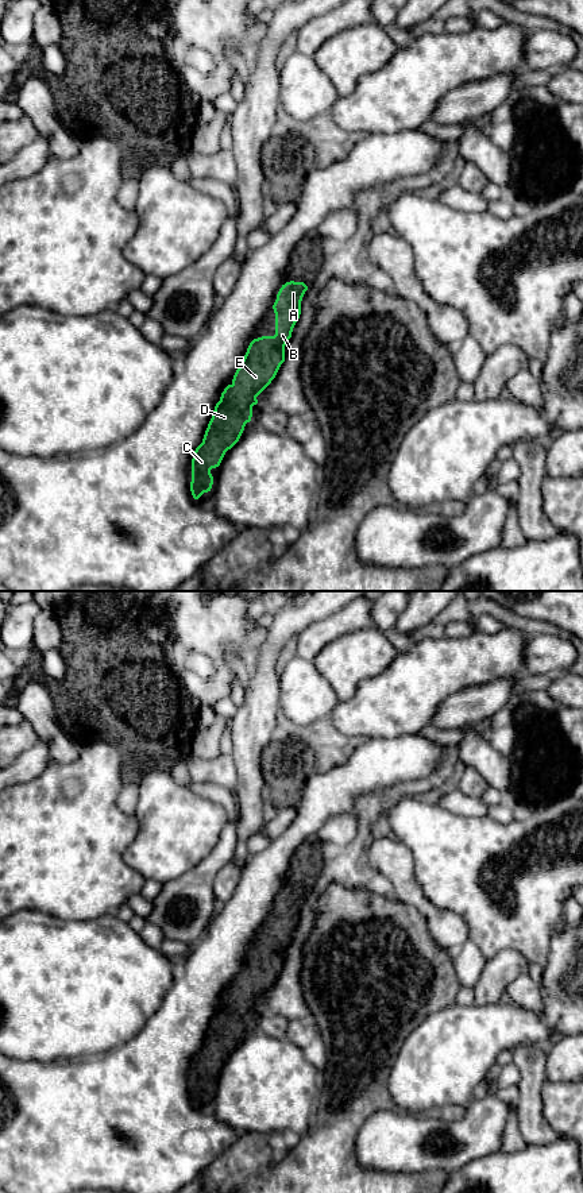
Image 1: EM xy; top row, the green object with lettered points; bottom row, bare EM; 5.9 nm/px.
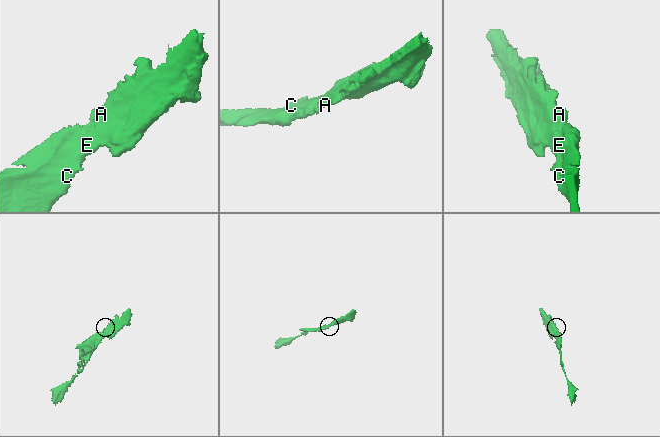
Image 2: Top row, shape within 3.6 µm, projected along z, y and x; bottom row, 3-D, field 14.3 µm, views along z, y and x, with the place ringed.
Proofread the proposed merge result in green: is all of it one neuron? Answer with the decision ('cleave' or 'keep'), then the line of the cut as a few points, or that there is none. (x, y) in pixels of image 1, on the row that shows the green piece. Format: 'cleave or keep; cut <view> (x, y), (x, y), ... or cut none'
keep; cut none

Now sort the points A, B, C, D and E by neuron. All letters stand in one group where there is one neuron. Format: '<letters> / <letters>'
A B C D E

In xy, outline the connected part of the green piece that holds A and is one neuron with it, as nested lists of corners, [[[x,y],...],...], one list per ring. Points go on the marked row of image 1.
[[[290,281],[282,285],[273,305],[275,335],[250,343],[232,383],[221,393],[202,443],[193,452],[190,491],[194,499],[211,491],[211,470],[219,467],[225,452],[239,441],[246,424],[251,421],[256,397],[271,383],[285,362],[285,345],[300,318],[306,290],[304,282]]]

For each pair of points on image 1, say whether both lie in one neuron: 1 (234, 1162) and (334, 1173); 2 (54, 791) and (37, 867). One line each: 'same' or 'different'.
1: same
2: same

